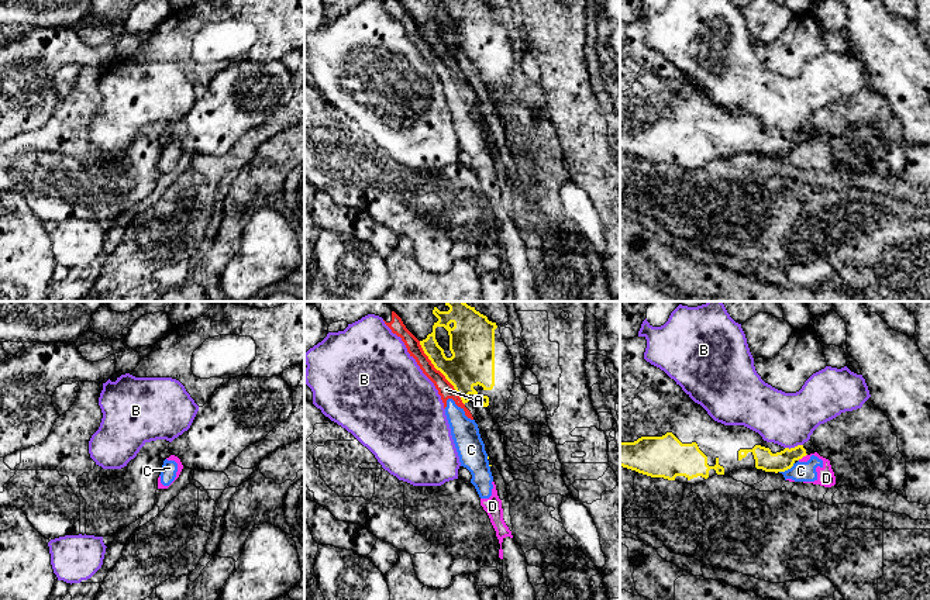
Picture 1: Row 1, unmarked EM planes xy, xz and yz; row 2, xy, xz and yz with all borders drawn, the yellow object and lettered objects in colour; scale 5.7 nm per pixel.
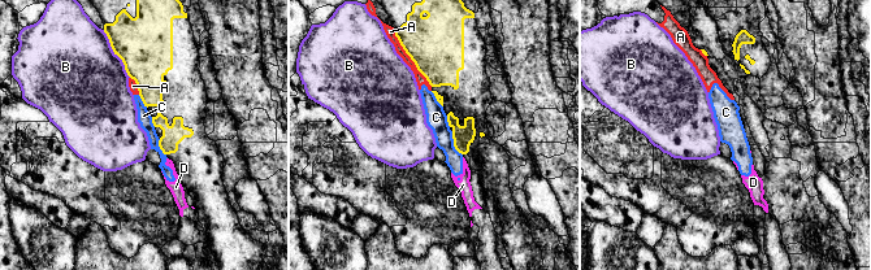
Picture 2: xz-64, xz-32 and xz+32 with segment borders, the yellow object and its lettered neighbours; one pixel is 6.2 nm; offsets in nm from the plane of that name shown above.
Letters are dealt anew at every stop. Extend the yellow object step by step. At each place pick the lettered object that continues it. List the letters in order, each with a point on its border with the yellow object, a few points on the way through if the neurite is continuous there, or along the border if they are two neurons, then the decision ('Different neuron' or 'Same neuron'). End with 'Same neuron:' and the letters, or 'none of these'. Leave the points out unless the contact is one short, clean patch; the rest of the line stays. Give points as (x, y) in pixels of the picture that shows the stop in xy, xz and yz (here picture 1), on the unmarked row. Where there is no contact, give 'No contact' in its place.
A: Touches yellow at xz (441, 57). Different neuron
B: Touches yellow at yz (794, 133). Different neuron
C: Touches yellow at yz (786, 154). Boundary: yz (794, 147), (789, 152), (779, 157). Different neuron
D: Touches yellow at yz (802, 141). Boundary: yz (806, 138), (798, 144). Different neuron
Same neuron: none of these

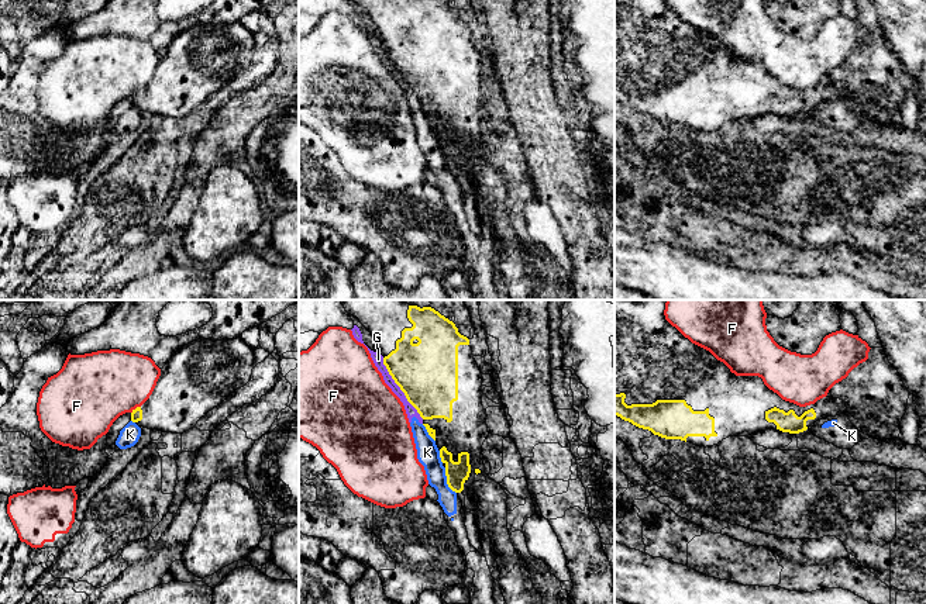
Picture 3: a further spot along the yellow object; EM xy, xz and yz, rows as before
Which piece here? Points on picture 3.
F: Touches yellow at xy (136, 93). Different neuron
G: Touches yellow at xz (400, 73). Different neuron
K: Touches yellow at xz (447, 165). Boundary: xz (444, 152), (447, 169), (455, 178). Different neuron
Same neuron: none of these

